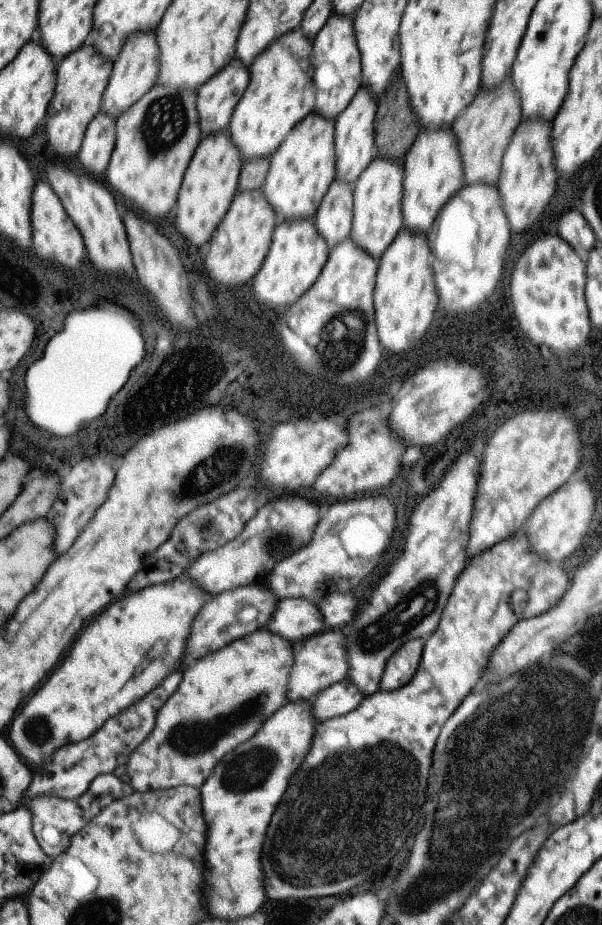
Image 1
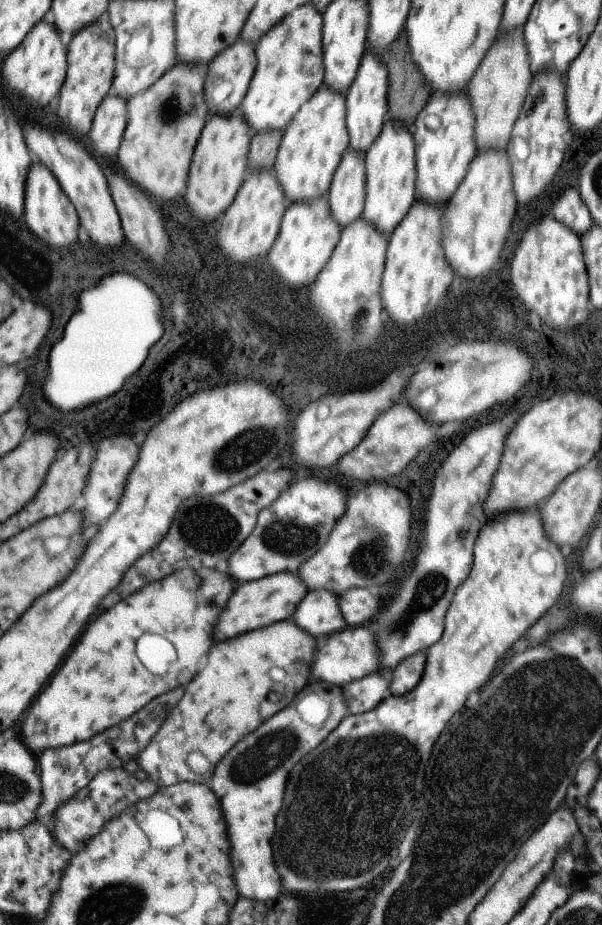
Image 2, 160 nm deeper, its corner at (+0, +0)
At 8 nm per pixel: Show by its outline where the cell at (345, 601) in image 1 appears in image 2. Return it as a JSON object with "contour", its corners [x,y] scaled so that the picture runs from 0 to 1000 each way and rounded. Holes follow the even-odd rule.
{"contour":[[[610,636],[583,637],[565,644],[565,654],[576,675],[600,677],[631,663],[633,646]]]}

